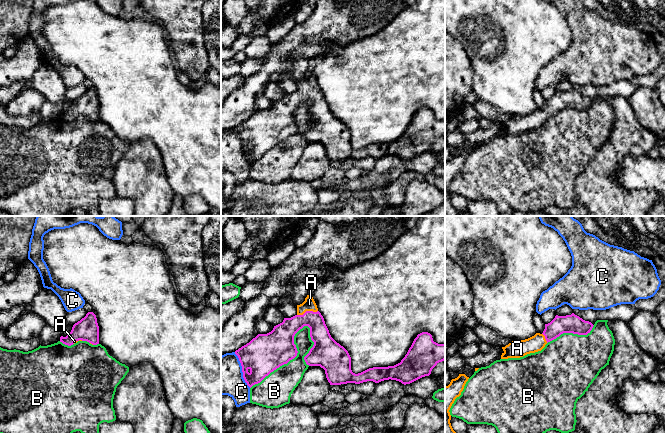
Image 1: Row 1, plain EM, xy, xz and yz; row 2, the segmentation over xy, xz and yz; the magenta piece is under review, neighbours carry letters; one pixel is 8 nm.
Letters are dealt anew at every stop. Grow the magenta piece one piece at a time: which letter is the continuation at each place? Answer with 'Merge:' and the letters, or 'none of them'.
Merge: A

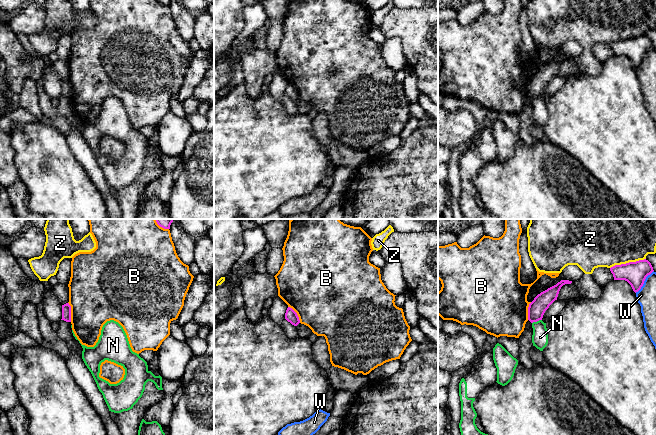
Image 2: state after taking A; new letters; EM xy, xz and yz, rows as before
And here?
Merge: none of them

